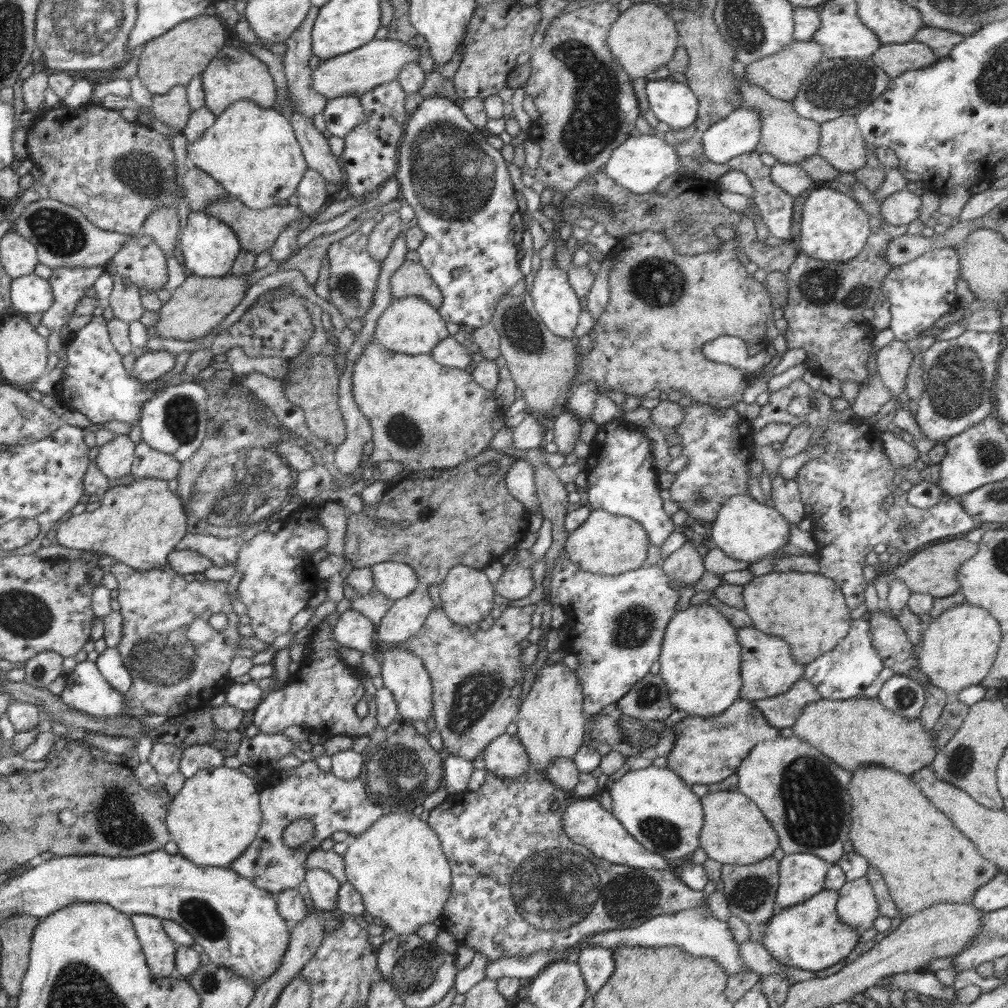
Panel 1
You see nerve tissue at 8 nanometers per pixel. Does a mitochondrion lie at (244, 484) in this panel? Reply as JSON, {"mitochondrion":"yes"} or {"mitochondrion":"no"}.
{"mitochondrion":"yes"}

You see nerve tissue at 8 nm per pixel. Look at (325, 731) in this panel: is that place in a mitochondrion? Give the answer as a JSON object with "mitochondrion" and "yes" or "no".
{"mitochondrion":"no"}

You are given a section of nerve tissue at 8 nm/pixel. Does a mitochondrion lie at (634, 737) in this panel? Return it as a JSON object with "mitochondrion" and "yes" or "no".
{"mitochondrion":"yes"}

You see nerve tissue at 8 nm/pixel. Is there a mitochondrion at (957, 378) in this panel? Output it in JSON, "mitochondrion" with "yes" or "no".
{"mitochondrion":"yes"}

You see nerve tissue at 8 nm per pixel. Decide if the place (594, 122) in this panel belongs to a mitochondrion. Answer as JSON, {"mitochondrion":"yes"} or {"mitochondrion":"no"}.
{"mitochondrion":"yes"}

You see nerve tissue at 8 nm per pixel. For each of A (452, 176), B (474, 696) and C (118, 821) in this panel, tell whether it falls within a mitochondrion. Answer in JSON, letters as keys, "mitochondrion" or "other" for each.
{"A":"mitochondrion","B":"mitochondrion","C":"mitochondrion"}

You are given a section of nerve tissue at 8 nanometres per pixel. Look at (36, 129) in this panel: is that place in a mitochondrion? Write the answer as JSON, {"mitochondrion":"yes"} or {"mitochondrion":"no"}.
{"mitochondrion":"no"}

